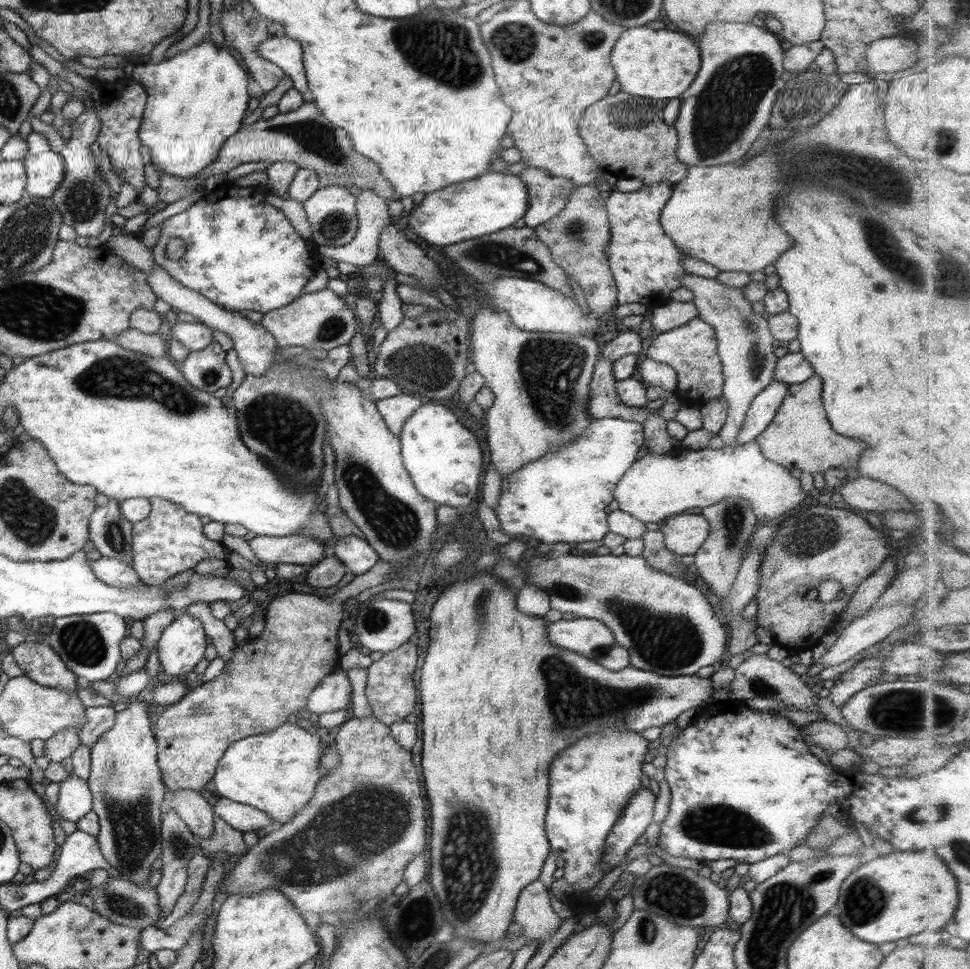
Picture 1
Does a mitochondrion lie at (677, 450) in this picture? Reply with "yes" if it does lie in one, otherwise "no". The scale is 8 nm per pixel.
no

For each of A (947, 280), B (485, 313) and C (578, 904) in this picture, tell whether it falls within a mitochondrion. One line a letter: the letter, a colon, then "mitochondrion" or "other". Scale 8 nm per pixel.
A: mitochondrion
B: other
C: other

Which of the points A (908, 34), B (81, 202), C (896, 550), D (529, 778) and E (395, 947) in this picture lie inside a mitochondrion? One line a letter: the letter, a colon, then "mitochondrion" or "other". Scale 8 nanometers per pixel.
A: other
B: mitochondrion
C: other
D: other
E: other

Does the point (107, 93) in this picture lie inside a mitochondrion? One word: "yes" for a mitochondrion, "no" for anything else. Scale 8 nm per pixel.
no

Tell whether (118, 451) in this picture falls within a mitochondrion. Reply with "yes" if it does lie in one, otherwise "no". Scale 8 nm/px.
no

